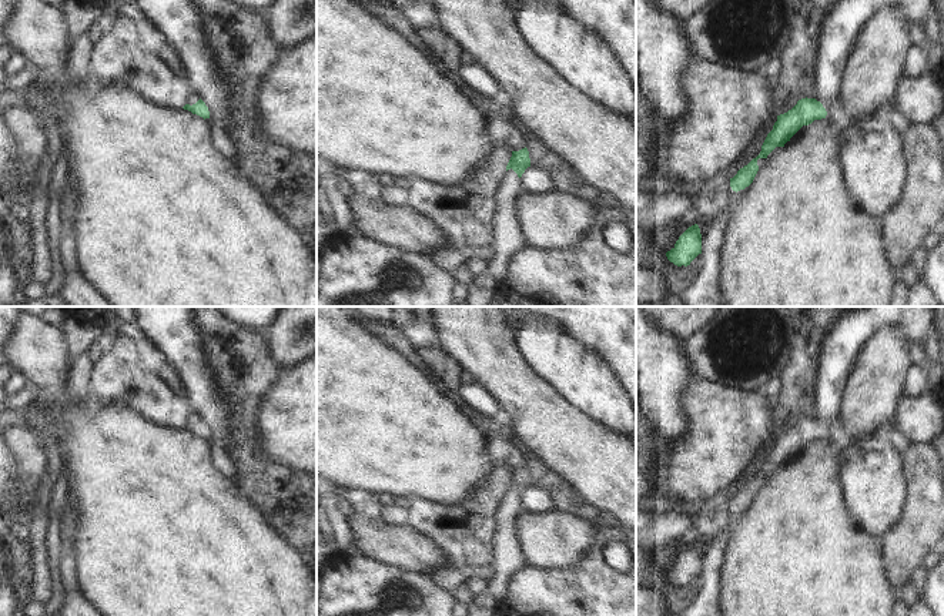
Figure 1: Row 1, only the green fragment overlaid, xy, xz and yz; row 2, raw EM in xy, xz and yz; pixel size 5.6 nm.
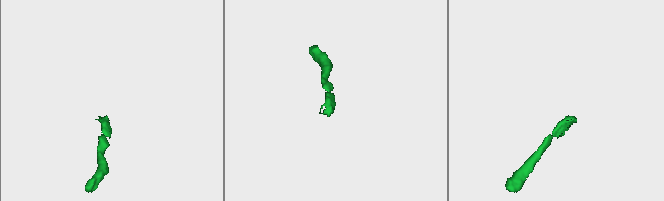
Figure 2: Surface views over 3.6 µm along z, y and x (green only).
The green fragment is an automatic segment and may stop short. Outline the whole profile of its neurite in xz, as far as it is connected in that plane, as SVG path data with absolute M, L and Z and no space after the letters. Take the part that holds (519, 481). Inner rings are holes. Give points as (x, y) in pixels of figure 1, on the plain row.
M498 466L495 472L466 500L445 505L424 498L411 498L406 525L433 540L439 552L449 563L465 566L486 566L492 563L491 536L493 533L493 515L508 489L513 489L520 498L530 486L528 468L511 471L508 466Z

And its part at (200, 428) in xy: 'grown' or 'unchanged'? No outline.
grown

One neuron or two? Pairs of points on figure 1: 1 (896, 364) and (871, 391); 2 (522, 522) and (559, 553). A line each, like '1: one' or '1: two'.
1: one
2: one

